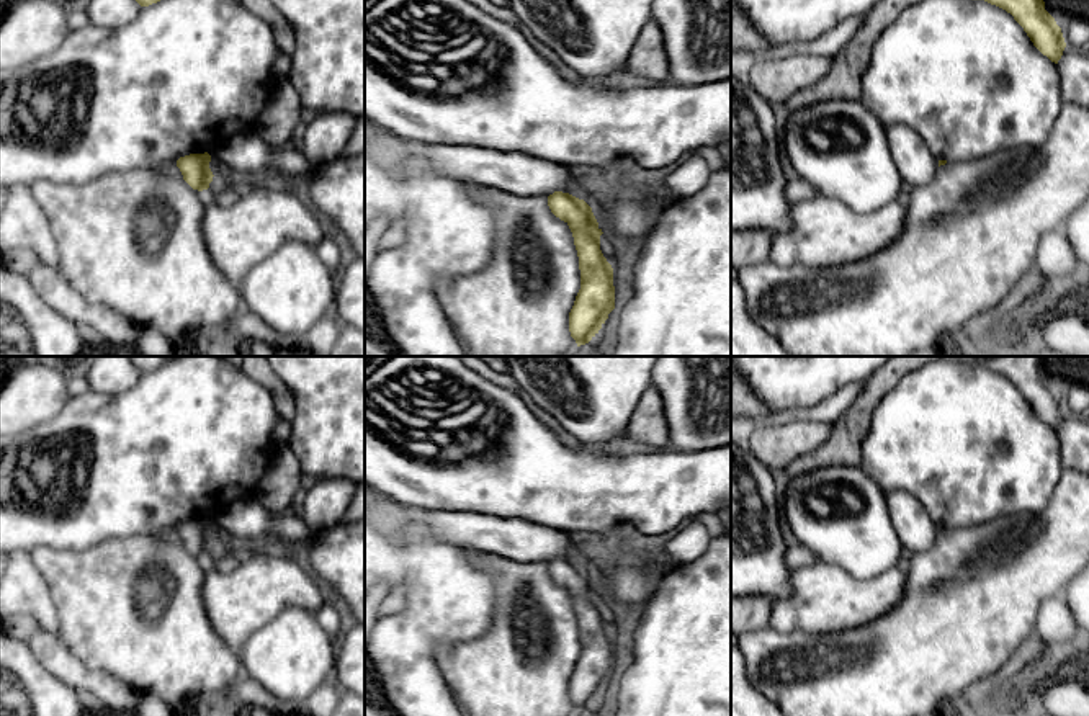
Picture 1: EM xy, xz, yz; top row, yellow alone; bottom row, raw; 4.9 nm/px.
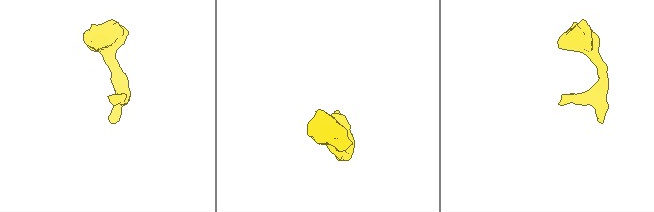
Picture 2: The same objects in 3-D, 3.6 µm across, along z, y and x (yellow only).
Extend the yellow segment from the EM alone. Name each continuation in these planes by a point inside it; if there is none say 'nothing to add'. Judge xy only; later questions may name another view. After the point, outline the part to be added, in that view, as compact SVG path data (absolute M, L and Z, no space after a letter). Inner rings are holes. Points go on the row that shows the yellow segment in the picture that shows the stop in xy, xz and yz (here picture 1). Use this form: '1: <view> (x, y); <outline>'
nothing to add

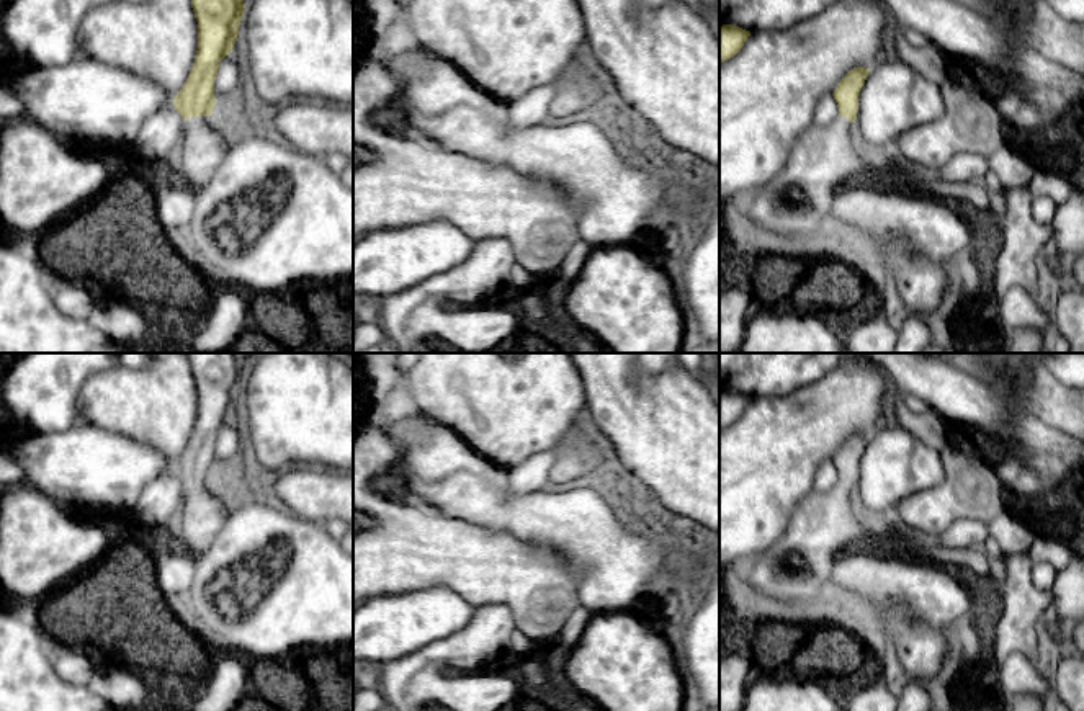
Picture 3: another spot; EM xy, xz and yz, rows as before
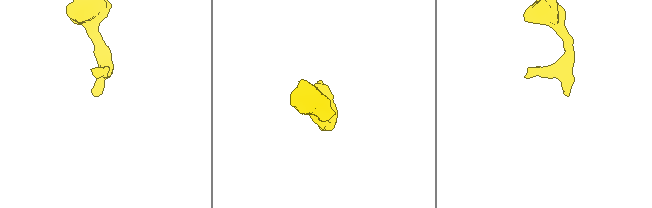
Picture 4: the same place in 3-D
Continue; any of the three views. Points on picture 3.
1: xy (205, 141); M214 116L183 121L181 142L175 152L173 173L195 193L203 190L224 160L235 132Z

